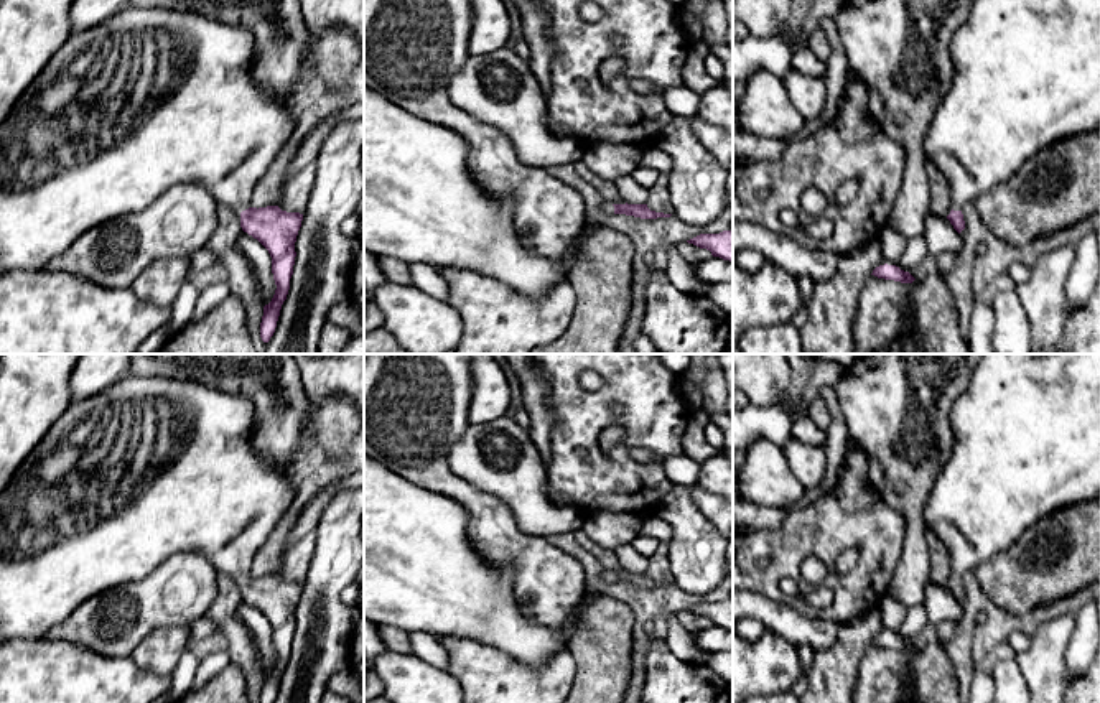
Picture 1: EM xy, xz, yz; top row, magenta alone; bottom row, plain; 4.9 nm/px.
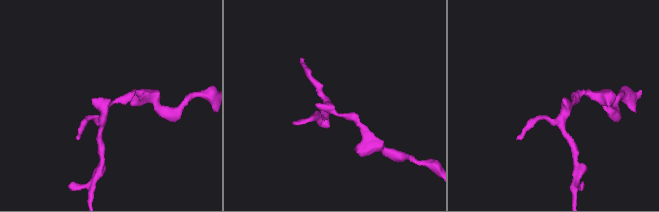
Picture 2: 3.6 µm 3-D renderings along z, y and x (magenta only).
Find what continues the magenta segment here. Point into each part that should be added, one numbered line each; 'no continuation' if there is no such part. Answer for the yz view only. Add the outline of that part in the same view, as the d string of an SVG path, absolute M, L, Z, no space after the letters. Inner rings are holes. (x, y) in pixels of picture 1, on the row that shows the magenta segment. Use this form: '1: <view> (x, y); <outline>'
1: yz (1026, 73); M976 0L950 43L953 79L939 102L924 150L947 178L952 209L976 203L1039 151L1100 128L1100 0Z

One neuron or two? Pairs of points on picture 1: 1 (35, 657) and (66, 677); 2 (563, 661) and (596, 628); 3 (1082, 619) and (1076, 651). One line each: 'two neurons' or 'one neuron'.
1: one neuron
2: two neurons
3: one neuron

